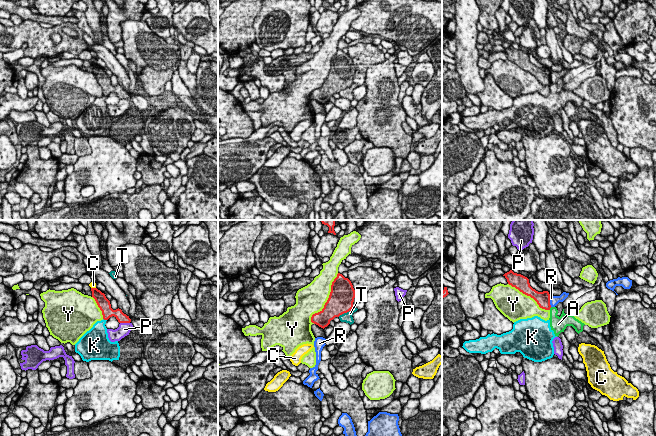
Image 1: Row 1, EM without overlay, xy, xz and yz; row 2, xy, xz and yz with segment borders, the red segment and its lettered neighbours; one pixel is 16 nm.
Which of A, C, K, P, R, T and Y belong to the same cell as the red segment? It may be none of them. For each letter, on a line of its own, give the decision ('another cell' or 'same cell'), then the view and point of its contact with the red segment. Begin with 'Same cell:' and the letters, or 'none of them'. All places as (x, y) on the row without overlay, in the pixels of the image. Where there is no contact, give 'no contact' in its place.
Same cell: none of them
A: another cell; meets red in yz at (550, 83)
C: another cell; meets red in xy at (93, 64)
K: another cell; meets red in xy at (105, 95)
P: another cell; meets red in xy at (125, 98)
R: another cell; meets red in yz at (549, 78)
T: another cell; meets red in xz at (345, 88)
Y: another cell; meets red in xz at (327, 76)

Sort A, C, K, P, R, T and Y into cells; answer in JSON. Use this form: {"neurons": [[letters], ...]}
{"neurons": [["A", "K"], ["C"], ["P"], ["R"], ["T"], ["Y"]]}

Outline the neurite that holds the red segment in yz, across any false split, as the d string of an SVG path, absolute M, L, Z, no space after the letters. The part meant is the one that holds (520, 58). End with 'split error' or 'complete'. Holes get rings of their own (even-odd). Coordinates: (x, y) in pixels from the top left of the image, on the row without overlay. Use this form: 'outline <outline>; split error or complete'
outline M512 46L503 51L509 61L515 63L523 70L533 74L540 84L550 86L550 70L548 67L538 68L530 62L529 55L521 50L514 49Z; complete

